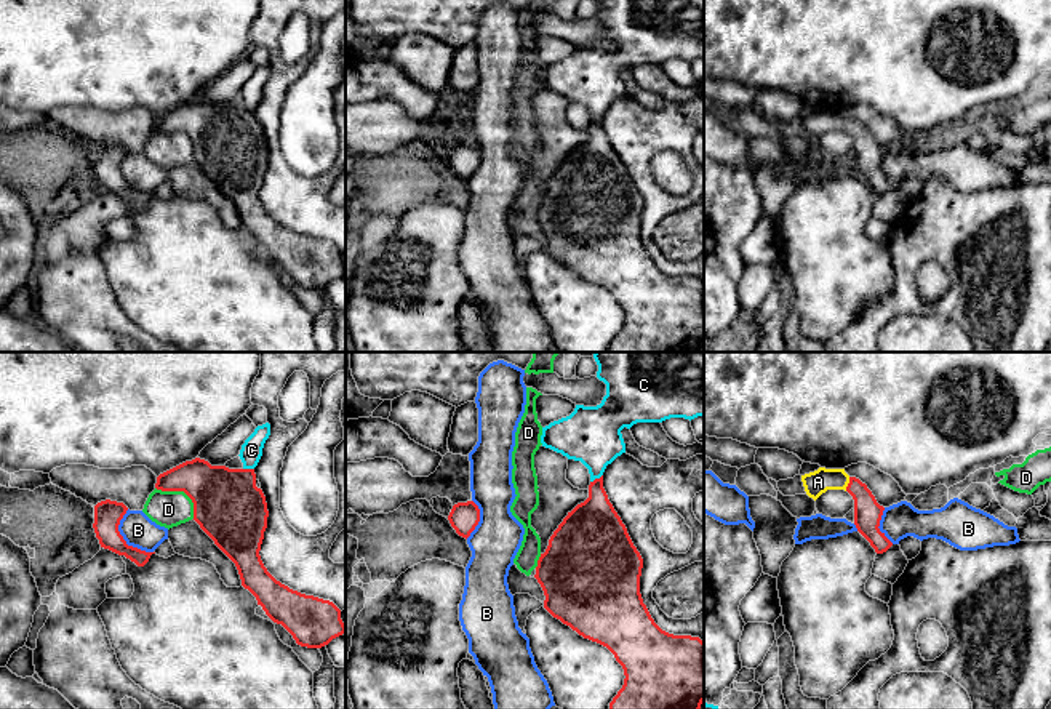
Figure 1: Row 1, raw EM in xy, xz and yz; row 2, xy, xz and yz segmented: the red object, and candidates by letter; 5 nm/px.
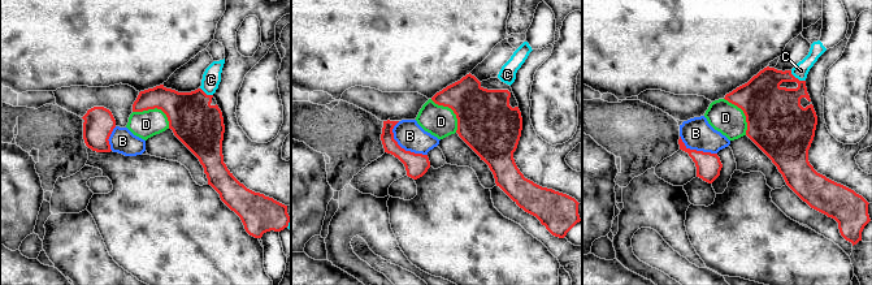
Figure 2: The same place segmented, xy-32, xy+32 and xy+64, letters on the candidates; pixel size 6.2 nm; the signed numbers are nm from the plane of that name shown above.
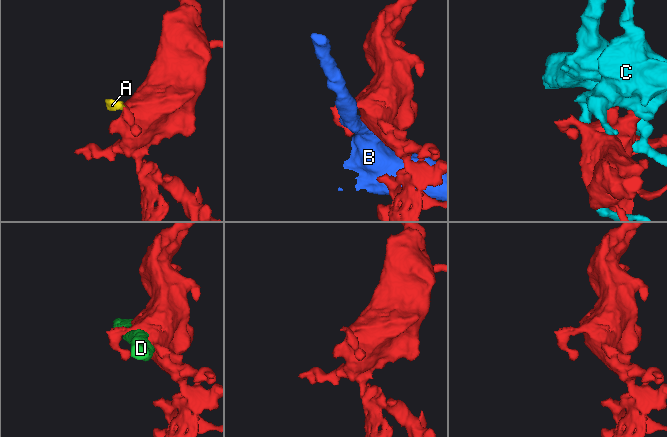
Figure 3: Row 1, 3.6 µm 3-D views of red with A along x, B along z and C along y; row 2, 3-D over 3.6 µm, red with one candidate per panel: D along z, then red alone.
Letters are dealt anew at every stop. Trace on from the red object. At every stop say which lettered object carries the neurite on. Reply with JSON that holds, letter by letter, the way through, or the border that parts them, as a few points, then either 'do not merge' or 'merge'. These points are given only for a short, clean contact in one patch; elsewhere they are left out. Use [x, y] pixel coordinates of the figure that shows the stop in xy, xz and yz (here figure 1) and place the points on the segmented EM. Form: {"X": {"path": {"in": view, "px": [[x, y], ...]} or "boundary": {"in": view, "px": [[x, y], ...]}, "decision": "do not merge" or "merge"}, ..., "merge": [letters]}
{"A": {"path": {"in": "yz", "px": [[867, 512], [864, 500], [848, 484], [818, 482]]}, "decision": "merge"}, "B": {"boundary": {"in": "xy", "px": [[127, 509], [120, 520], [119, 533], [128, 544], [152, 552]]}, "decision": "do not merge"}, "C": {"decision": "do not merge"}, "D": {"decision": "do not merge"}, "merge": ["A"]}

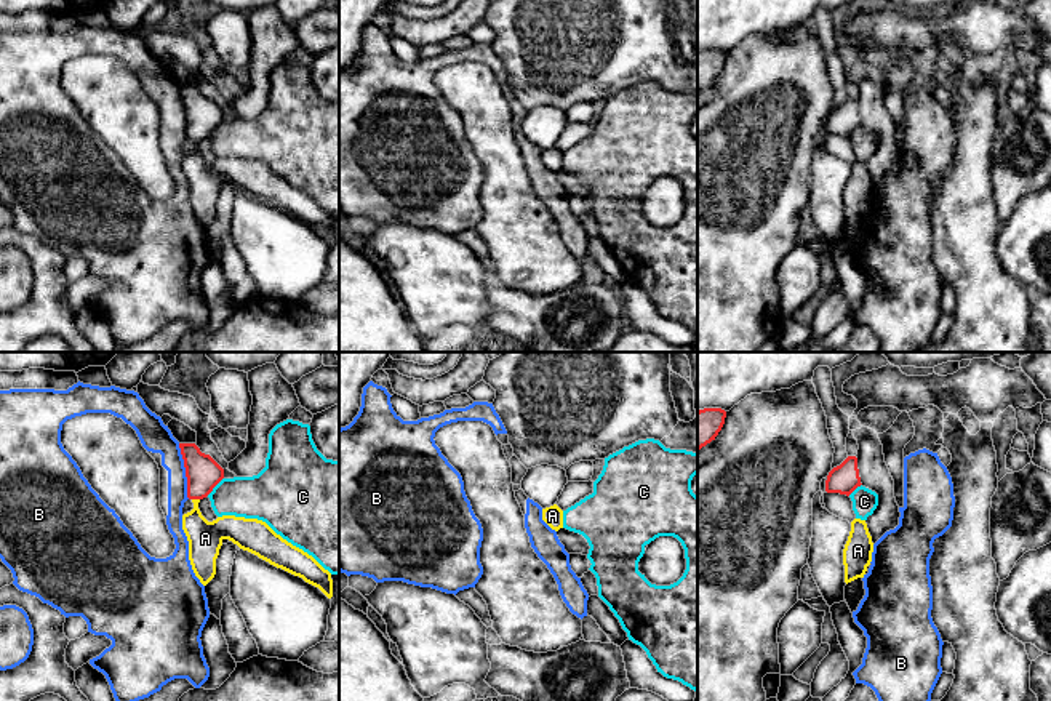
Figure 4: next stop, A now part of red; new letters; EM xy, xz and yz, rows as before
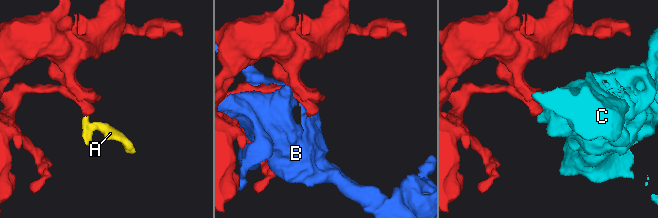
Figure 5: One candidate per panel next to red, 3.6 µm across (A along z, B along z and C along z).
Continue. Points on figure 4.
{"A": {"path": {"in": "xy", "px": [[202, 471], [195, 498], [195, 527], [205, 538]]}, "decision": "merge"}, "B": {"decision": "do not merge"}, "C": {"boundary": {"in": "xy", "px": [[223, 477], [207, 495]]}, "decision": "do not merge"}, "merge": ["A"]}

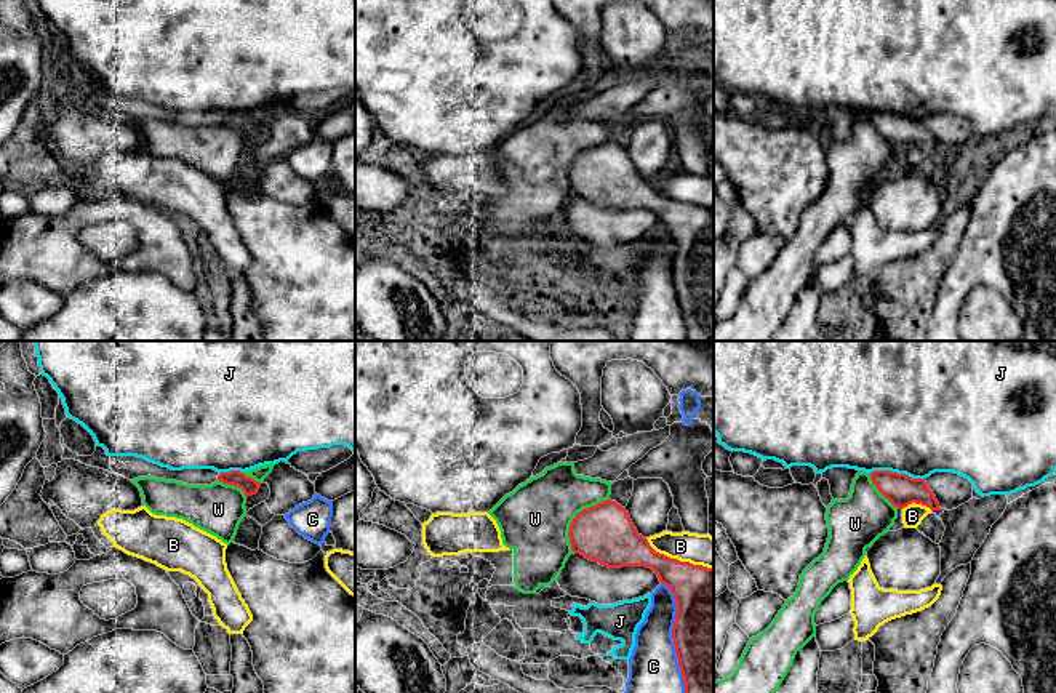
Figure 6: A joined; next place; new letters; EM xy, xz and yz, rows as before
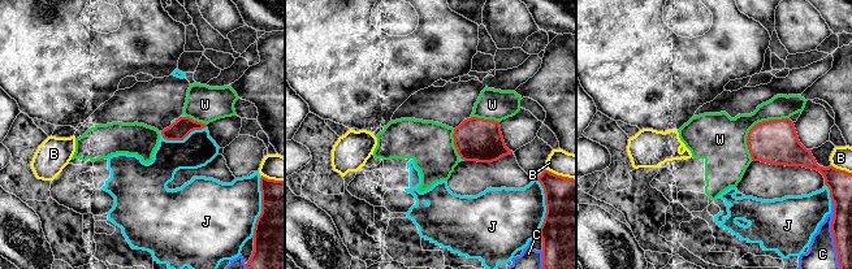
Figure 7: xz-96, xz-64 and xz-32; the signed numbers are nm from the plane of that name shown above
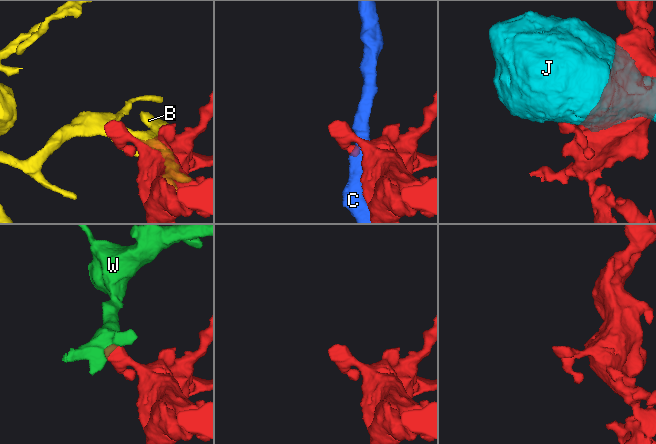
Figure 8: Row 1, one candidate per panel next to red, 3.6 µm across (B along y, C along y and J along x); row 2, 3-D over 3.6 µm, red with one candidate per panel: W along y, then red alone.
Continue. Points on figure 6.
{"B": {"decision": "do not merge"}, "C": {"decision": "do not merge"}, "J": {"decision": "do not merge"}, "W": {"boundary": {"in": "xz", "px": [[607, 498], [583, 508], [576, 514], [568, 532], [572, 551]]}, "decision": "do not merge"}, "merge": []}

